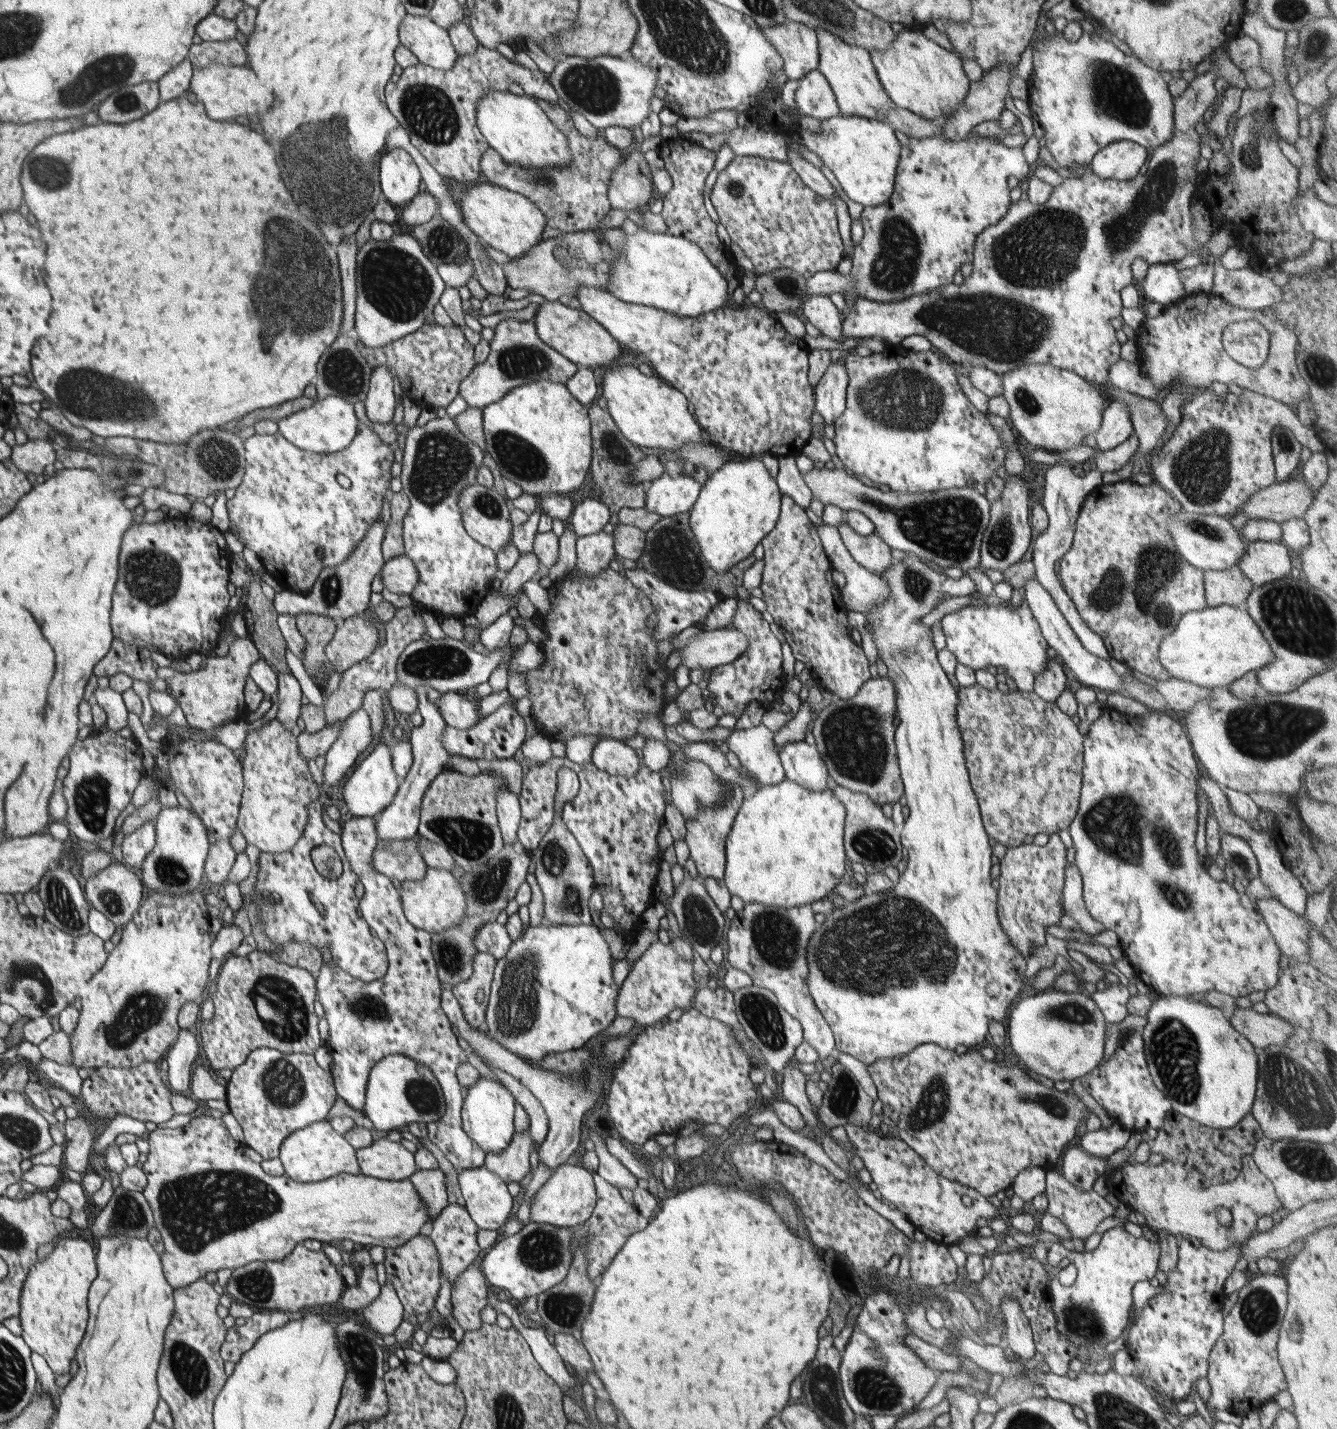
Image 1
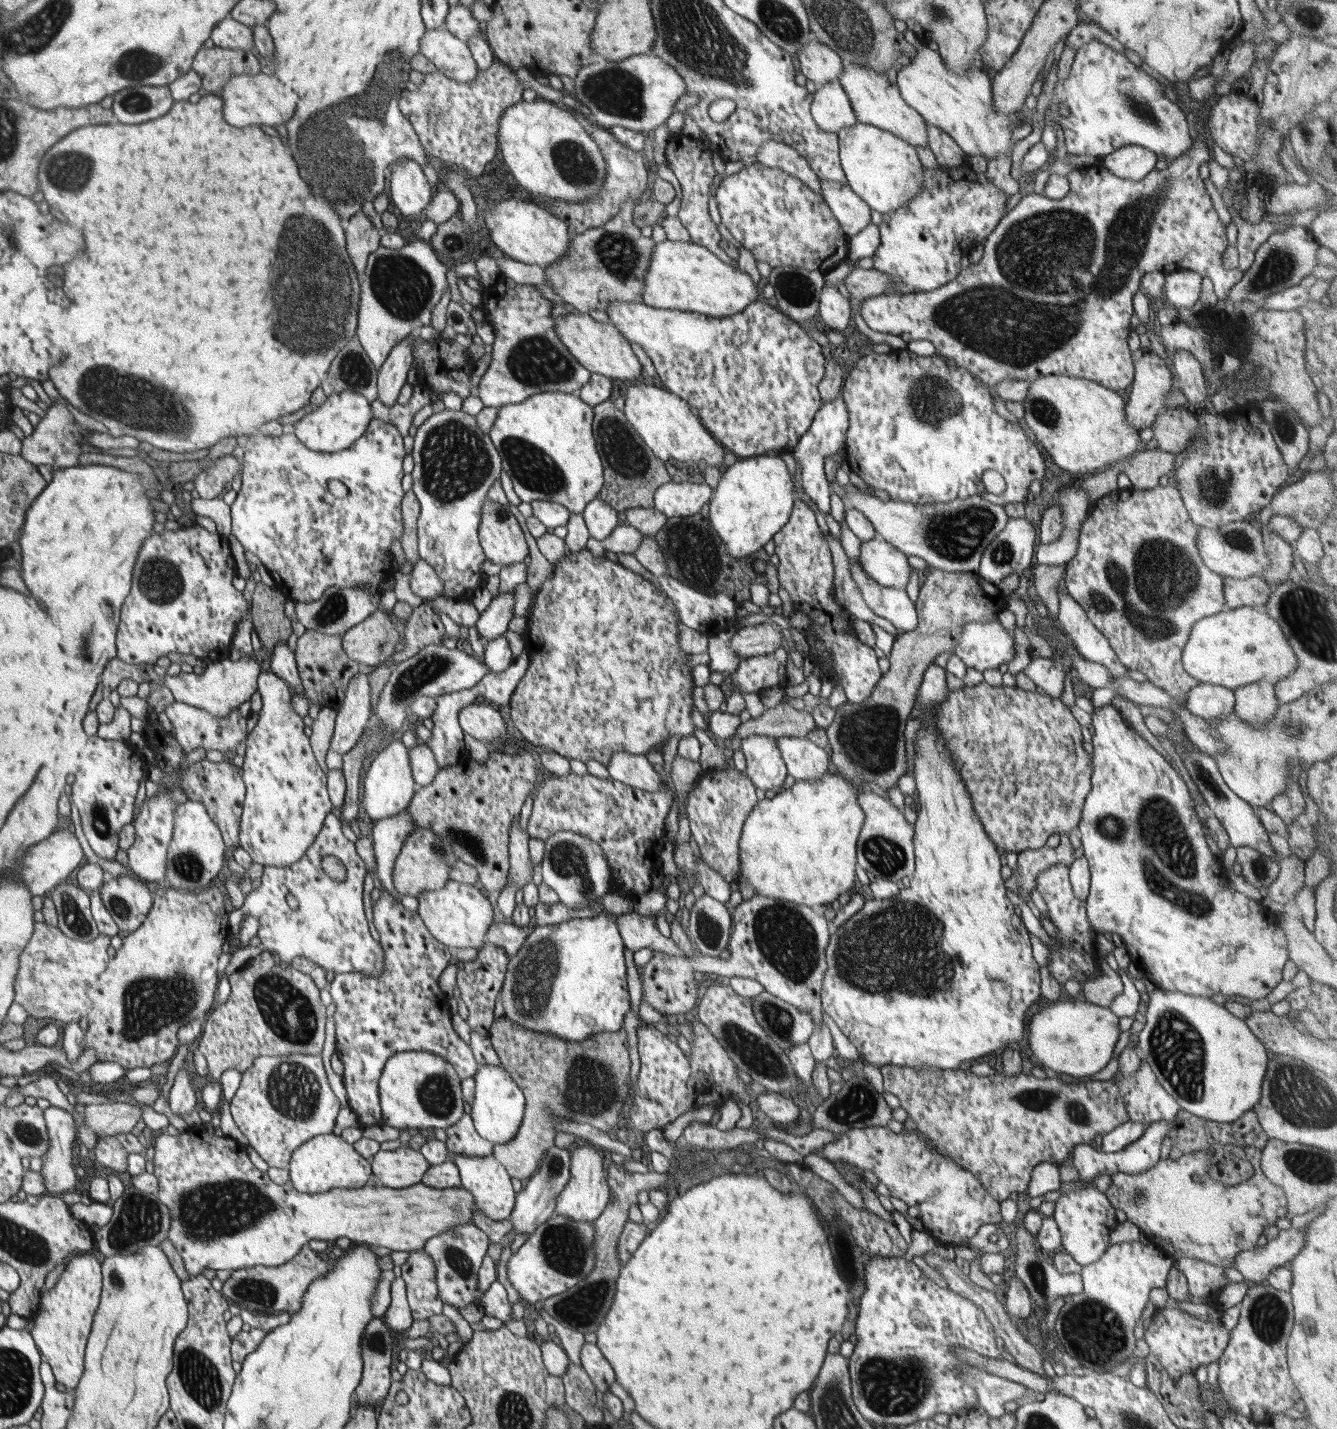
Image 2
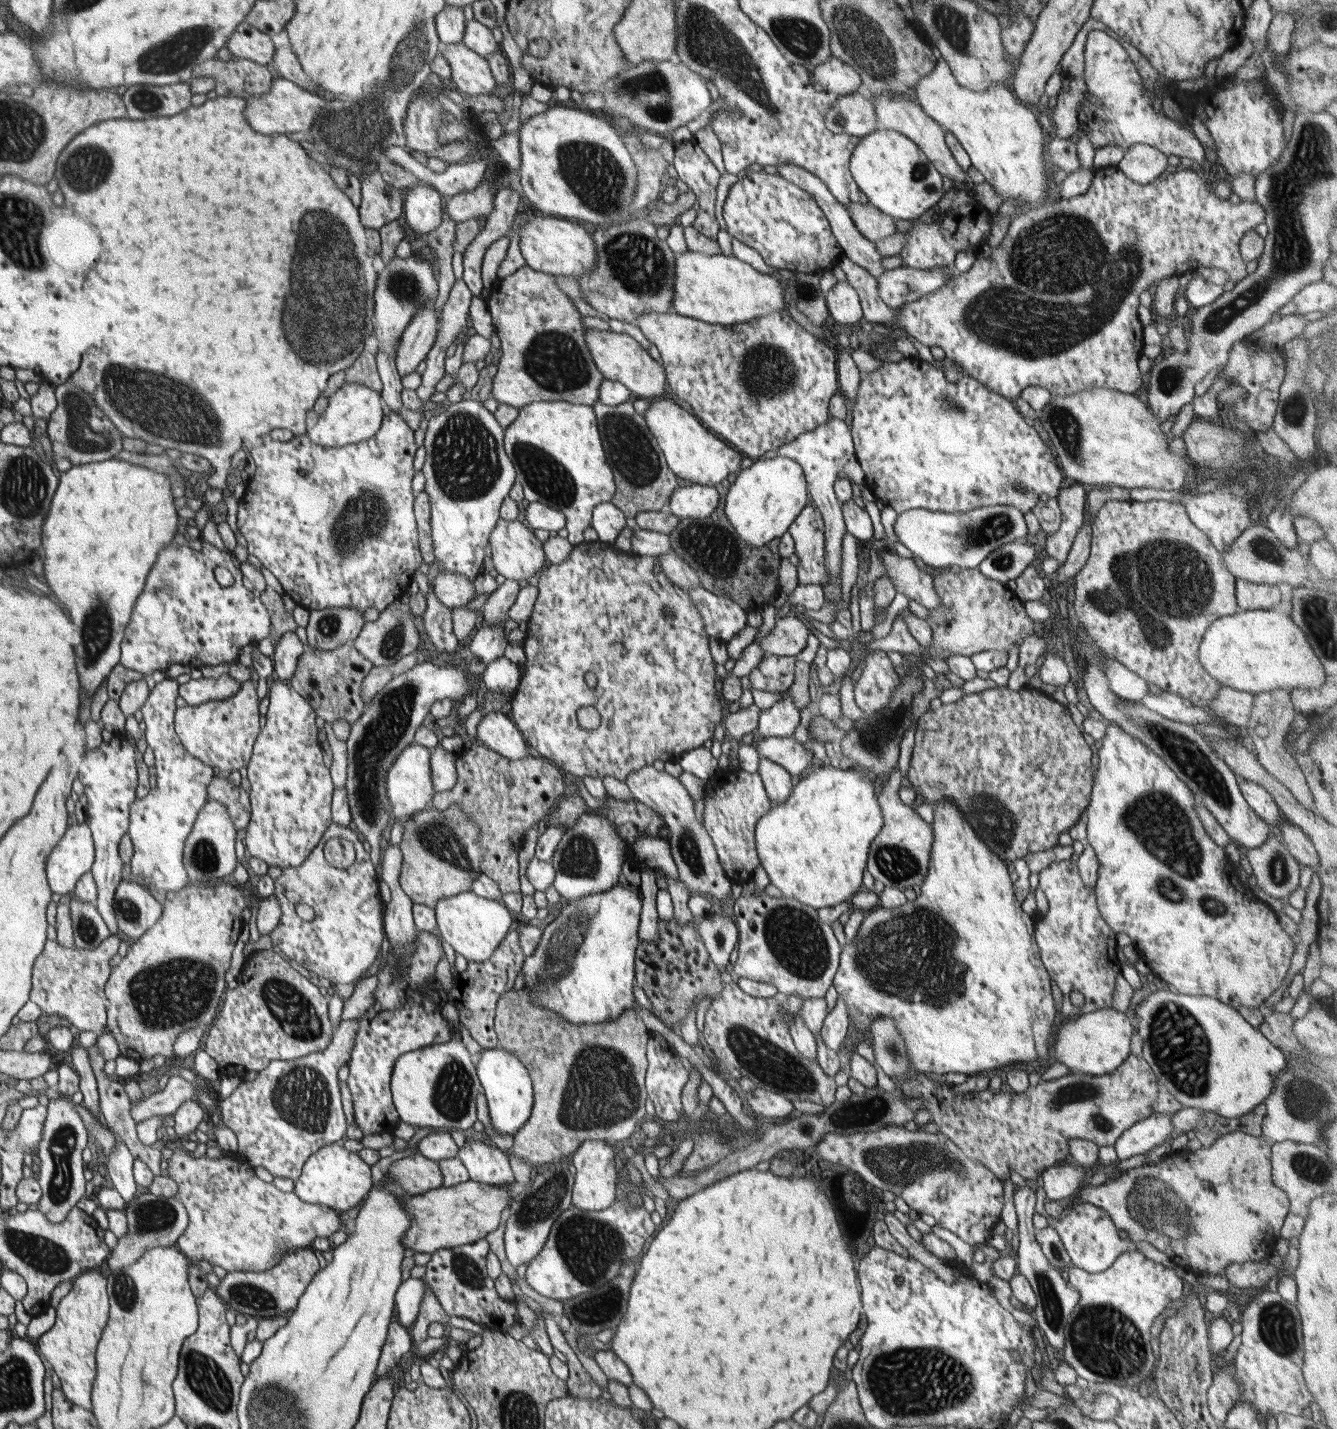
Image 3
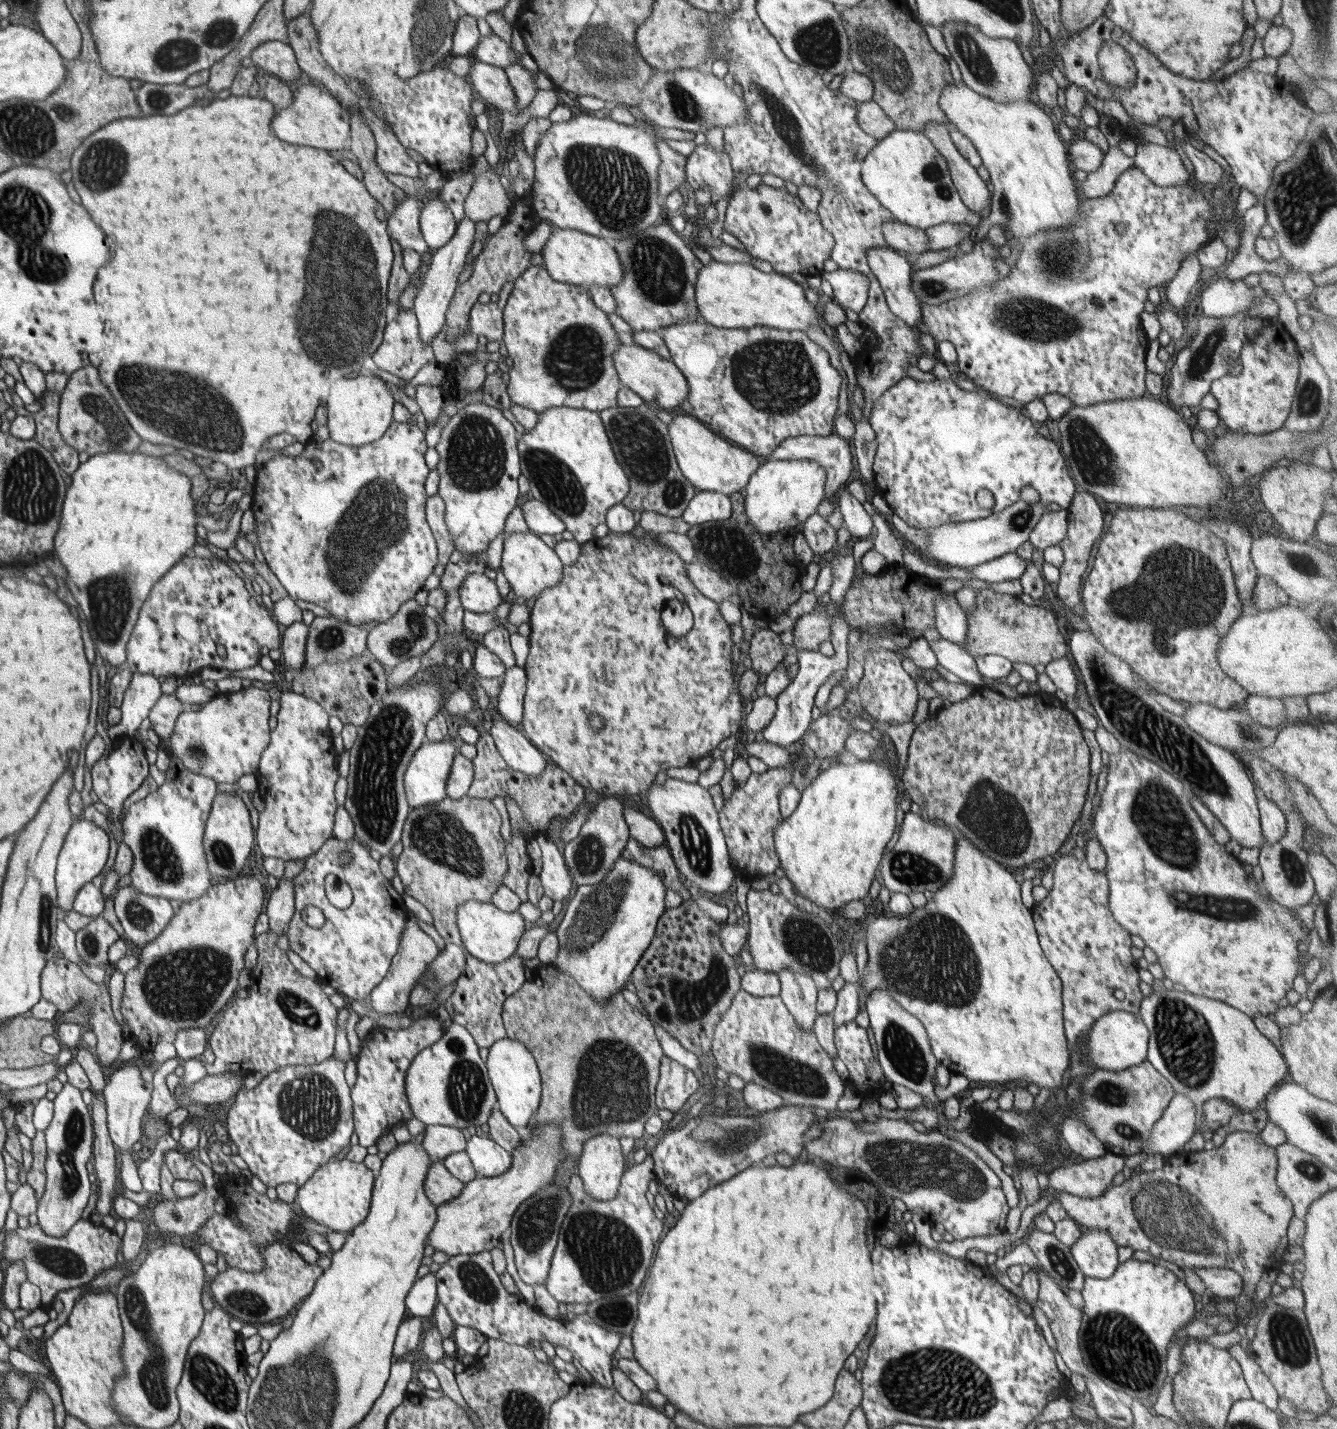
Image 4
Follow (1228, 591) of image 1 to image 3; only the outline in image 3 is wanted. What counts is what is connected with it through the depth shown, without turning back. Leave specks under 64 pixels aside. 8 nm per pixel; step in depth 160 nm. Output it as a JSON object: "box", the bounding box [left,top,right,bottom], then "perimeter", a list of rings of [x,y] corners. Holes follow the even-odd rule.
{"box":[1235,579,1280,610],"perimeter":[[[1245,579],[1235,582],[1235,593],[1240,610],[1268,610],[1280,602],[1280,590],[1276,585],[1254,583]]]}

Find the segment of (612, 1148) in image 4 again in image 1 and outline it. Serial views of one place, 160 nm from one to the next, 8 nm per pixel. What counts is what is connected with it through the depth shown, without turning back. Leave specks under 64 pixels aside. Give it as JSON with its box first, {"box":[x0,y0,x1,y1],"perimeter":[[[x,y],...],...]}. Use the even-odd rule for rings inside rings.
{"box":[530,1162,598,1227],"perimeter":[[[568,1162],[552,1171],[551,1177],[537,1190],[530,1204],[530,1220],[559,1227],[579,1227],[591,1216],[598,1193],[592,1172],[582,1167],[580,1162]]]}

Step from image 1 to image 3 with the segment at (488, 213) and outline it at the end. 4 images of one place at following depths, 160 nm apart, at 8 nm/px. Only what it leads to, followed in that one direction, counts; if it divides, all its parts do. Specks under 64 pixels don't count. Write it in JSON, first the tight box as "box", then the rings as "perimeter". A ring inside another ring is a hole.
{"box":[520,214,597,276],"perimeter":[[[533,214],[524,217],[526,225],[520,231],[520,250],[529,267],[538,272],[560,276],[582,276],[590,272],[597,264],[596,243],[591,234],[591,229],[583,223],[573,220],[560,219],[559,217],[536,216]]]}

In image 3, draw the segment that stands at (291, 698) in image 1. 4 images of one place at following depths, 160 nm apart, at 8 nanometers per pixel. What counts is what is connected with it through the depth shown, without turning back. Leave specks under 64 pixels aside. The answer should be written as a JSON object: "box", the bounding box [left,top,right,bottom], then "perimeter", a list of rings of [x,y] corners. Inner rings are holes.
{"box":[273,632,304,681],"perimeter":[[[295,632],[283,634],[275,645],[273,667],[280,680],[287,681],[297,669],[304,646]]]}

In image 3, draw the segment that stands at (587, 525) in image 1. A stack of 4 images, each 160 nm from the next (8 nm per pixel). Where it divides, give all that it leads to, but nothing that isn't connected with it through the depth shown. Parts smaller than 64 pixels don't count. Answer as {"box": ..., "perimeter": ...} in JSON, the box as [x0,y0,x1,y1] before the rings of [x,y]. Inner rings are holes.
{"box":[591,502,626,544],"perimeter":[[[602,502],[593,510],[591,527],[596,530],[598,540],[613,544],[626,526],[626,516],[611,502]]]}

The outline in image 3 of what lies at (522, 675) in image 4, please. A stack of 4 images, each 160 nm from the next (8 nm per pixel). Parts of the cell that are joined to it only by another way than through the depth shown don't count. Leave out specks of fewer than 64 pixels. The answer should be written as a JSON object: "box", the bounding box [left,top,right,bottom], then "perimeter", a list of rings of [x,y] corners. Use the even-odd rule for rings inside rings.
{"box":[482,655,521,698],"perimeter":[[[505,655],[488,664],[482,674],[482,680],[484,680],[489,690],[512,694],[512,698],[520,679],[521,670],[519,666]]]}

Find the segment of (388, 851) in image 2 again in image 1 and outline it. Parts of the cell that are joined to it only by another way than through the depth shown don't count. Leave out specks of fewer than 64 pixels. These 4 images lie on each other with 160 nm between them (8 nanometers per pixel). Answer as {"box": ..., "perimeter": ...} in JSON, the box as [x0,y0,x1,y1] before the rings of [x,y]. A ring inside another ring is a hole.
{"box":[376,686,450,841],"perimeter":[[[417,686],[415,688],[419,700],[419,712],[422,714],[423,722],[418,728],[412,729],[410,742],[413,750],[412,769],[408,772],[406,779],[400,780],[398,793],[390,807],[384,809],[378,820],[376,820],[376,833],[379,834],[378,841],[404,840],[413,839],[417,836],[420,822],[421,801],[423,800],[426,790],[438,774],[444,772],[446,762],[450,758],[449,752],[444,748],[443,736],[447,727],[438,703],[442,693],[430,686]]]}

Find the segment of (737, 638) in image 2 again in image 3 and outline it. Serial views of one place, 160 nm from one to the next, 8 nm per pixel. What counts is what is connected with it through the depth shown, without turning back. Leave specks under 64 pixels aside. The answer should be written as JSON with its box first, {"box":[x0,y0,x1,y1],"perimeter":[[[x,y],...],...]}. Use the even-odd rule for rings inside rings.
{"box":[760,616,811,657],"perimeter":[[[795,616],[778,618],[776,626],[766,636],[761,636],[760,646],[765,654],[796,657],[806,646],[811,630],[804,620]]]}

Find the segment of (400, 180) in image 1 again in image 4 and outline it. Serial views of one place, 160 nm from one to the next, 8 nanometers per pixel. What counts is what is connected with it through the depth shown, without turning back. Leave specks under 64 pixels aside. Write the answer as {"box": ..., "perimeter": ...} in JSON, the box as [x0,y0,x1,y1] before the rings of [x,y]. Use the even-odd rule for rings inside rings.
{"box":[421,198,458,250],"perimeter":[[[440,198],[431,199],[421,212],[421,231],[432,250],[442,248],[455,236],[458,222]]]}

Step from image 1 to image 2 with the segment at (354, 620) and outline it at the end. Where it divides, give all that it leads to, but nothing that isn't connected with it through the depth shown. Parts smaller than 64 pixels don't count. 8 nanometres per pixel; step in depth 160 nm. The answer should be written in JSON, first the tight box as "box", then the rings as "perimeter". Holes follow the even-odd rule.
{"box":[342,608,400,666],"perimeter":[[[383,608],[368,616],[363,623],[344,632],[342,637],[345,653],[368,666],[386,662],[400,644],[400,632]]]}

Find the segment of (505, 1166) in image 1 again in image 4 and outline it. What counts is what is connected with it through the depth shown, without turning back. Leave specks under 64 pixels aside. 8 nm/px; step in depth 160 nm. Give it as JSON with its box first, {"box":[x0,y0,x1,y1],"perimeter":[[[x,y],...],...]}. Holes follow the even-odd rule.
{"box":[502,964,664,1161],"perimeter":[[[545,964],[542,972],[539,976],[535,976],[533,980],[526,981],[522,988],[518,992],[511,994],[504,1001],[504,1007],[502,1011],[502,1020],[506,1029],[506,1037],[512,1040],[519,1040],[524,1043],[530,1054],[534,1056],[542,1081],[542,1094],[541,1101],[537,1112],[535,1113],[532,1122],[530,1123],[529,1130],[532,1126],[545,1124],[557,1124],[562,1127],[563,1130],[563,1149],[571,1161],[579,1158],[583,1151],[583,1146],[586,1139],[592,1138],[599,1134],[611,1134],[616,1138],[622,1138],[622,1136],[629,1136],[634,1139],[645,1137],[645,1122],[653,1115],[657,1113],[657,1104],[655,1097],[655,1090],[660,1076],[660,1065],[662,1059],[664,1059],[664,1052],[660,1047],[660,1042],[656,1037],[654,1026],[648,1019],[648,1016],[639,1012],[636,1008],[630,1005],[622,996],[621,991],[612,993],[607,1001],[601,1003],[597,1001],[593,996],[591,997],[568,973],[557,971],[554,967],[548,967]]]}

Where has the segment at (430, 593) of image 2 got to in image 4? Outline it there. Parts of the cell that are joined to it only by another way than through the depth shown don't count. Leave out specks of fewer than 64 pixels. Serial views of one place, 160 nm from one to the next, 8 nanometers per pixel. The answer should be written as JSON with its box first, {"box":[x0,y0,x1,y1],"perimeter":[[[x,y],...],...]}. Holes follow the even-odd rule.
{"box":[460,573,503,613],"perimeter":[[[470,573],[460,587],[460,600],[465,610],[492,613],[503,598],[495,580],[484,573]]]}

